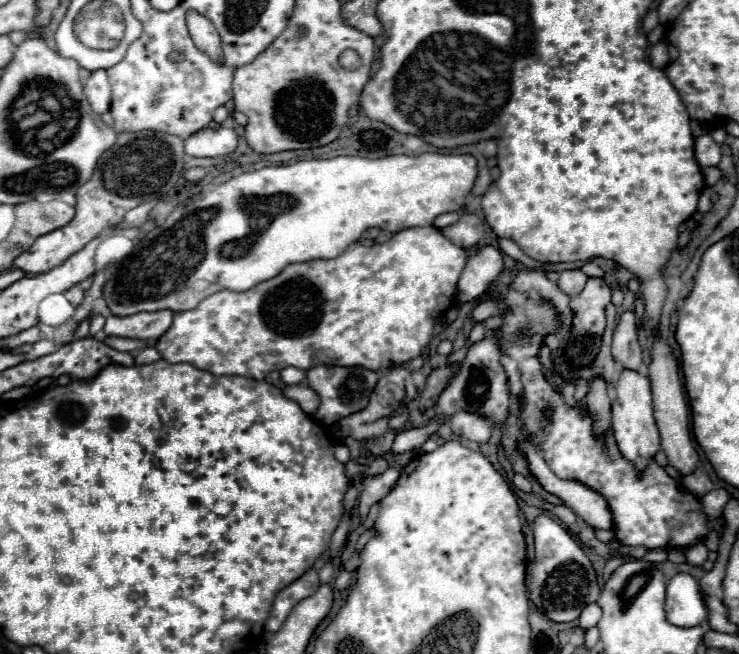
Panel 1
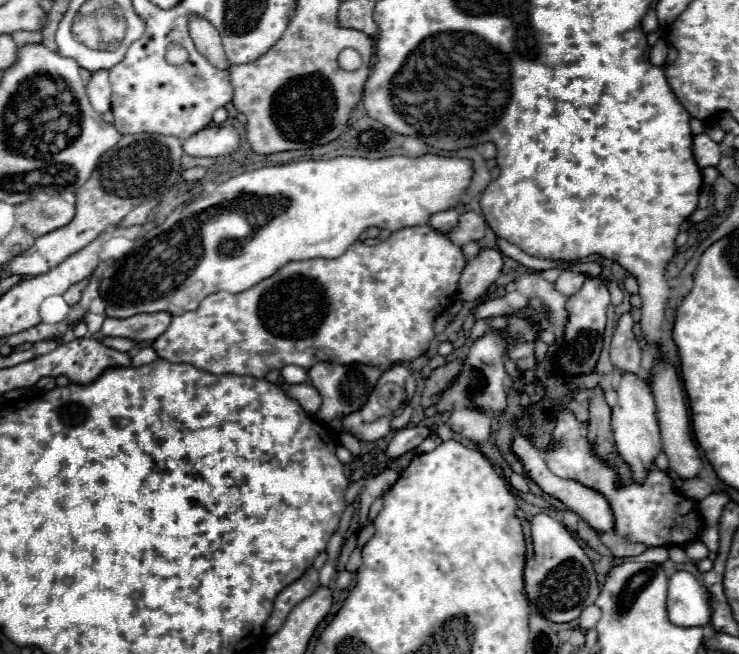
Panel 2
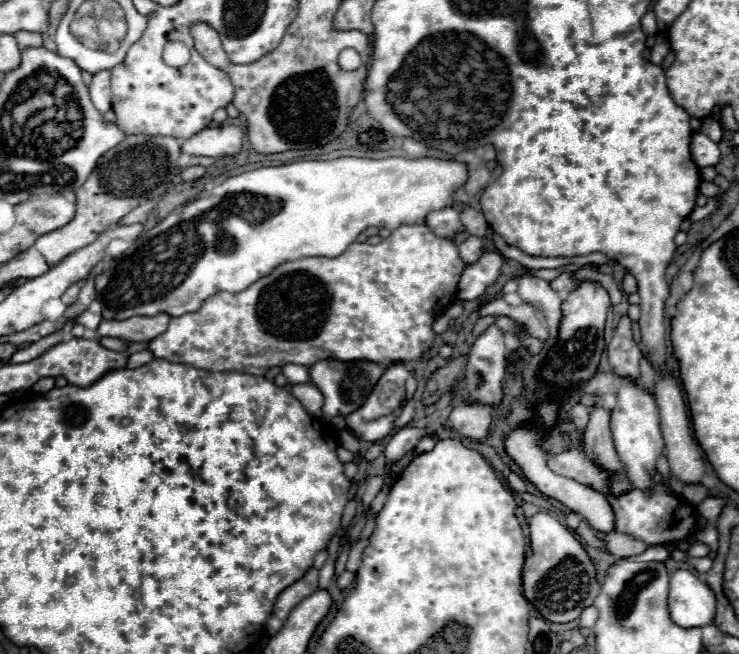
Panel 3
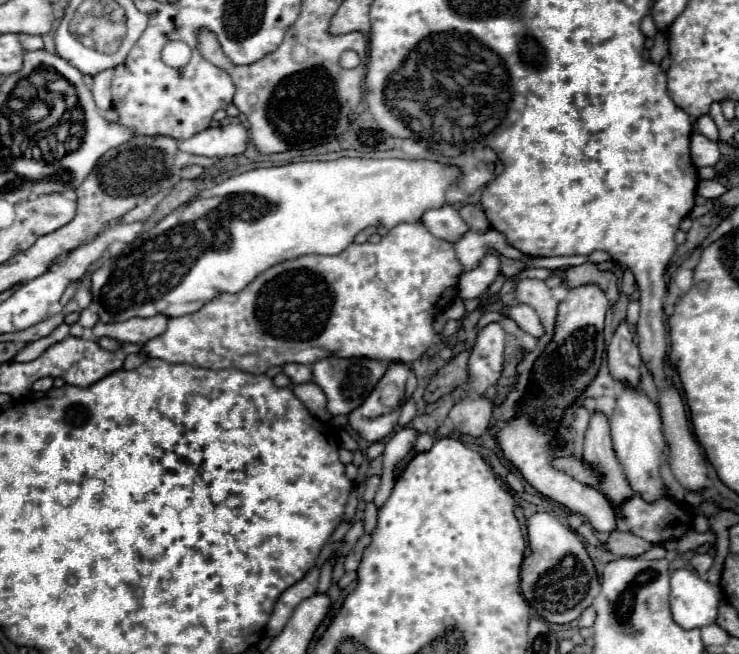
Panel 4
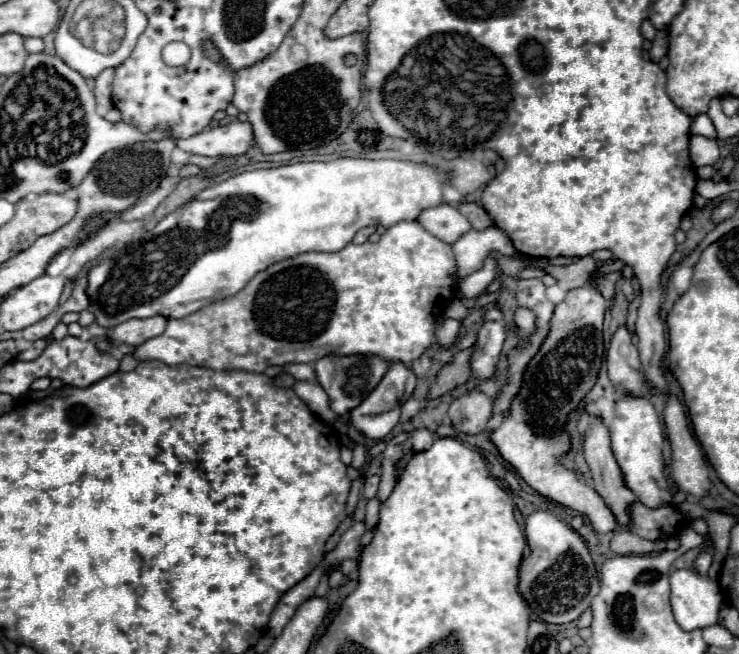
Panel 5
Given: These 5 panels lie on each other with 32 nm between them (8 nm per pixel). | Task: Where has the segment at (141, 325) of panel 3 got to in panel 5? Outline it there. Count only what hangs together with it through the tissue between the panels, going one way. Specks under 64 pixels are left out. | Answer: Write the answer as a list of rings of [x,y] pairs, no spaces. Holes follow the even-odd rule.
[[[156,316],[156,318],[132,318],[132,322],[122,322],[120,326],[112,326],[112,328],[100,327],[97,323],[93,323],[87,329],[91,336],[106,336],[114,342],[124,342],[124,344],[132,344],[132,346],[140,346],[146,340],[160,336],[166,330],[168,320],[164,316]]]

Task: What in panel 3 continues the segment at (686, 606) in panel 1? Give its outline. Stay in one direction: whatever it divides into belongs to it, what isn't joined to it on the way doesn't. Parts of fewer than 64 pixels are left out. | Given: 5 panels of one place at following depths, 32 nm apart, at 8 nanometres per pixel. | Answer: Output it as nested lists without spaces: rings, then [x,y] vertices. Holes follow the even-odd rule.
[[[677,570],[670,579],[668,610],[672,622],[682,628],[708,626],[714,620],[714,592],[689,570]]]

